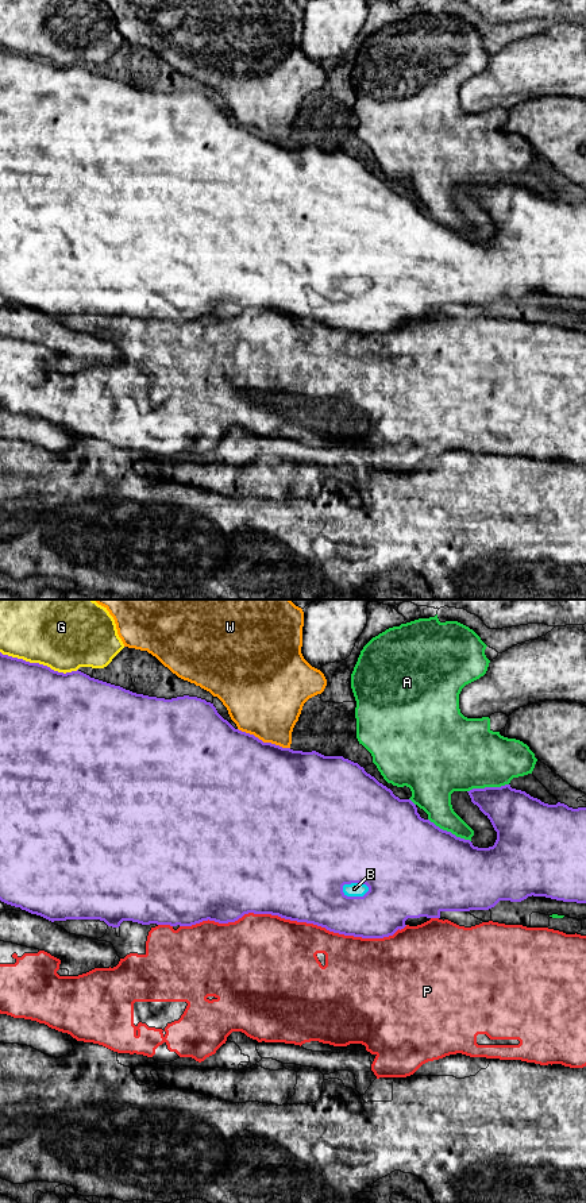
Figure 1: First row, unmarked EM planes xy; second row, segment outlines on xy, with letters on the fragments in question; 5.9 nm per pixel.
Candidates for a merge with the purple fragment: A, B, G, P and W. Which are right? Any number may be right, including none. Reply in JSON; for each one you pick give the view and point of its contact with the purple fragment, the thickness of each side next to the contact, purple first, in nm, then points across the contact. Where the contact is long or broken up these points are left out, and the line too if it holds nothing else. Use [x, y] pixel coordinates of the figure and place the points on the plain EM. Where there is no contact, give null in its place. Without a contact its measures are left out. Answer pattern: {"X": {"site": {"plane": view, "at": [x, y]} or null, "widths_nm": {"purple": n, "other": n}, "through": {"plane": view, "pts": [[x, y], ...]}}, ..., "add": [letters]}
{"B": {"site": {"plane": "xy", "at": [355, 292]}, "widths_nm": {"purple": 360, "other": 80}, "through": {"plane": "xy", "pts": [[313, 288], [344, 288], [355, 292], [354, 284]]}}, "add": ["B"]}

